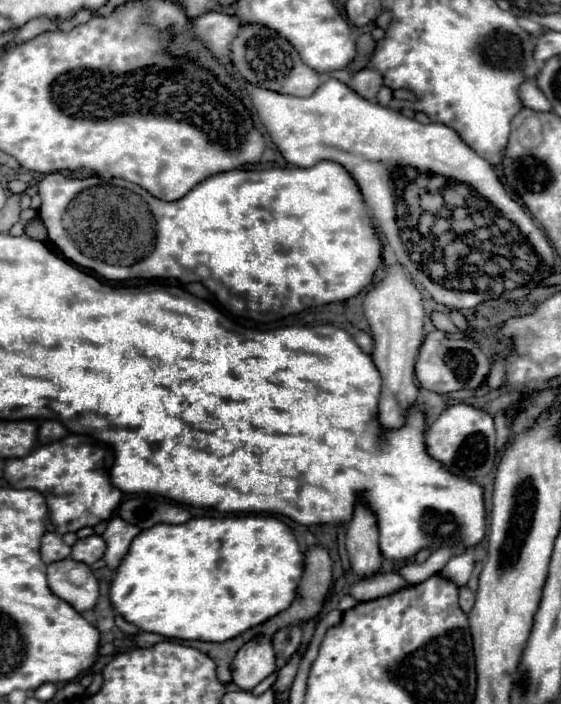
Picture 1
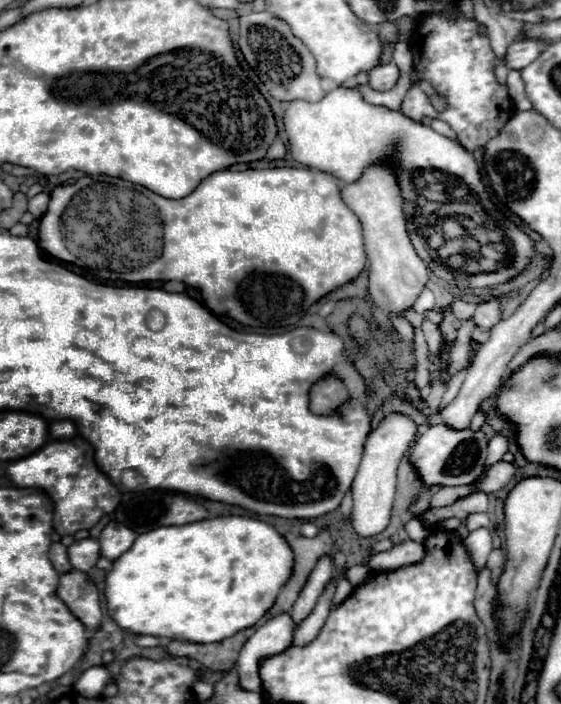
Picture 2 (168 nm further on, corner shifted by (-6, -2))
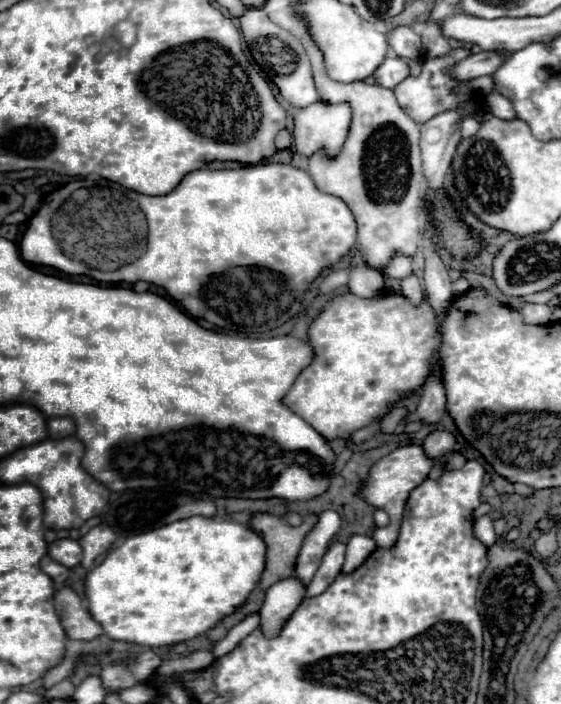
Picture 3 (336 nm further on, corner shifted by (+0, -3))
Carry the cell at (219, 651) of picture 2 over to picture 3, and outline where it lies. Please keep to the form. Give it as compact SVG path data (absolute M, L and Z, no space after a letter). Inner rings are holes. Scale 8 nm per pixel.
M257 512L257 514L253 514L253 518L251 518L251 530L255 530L255 532L265 540L265 544L267 544L265 570L263 570L261 580L257 582L255 590L251 592L251 596L249 596L233 614L225 616L225 618L221 620L221 624L217 624L217 626L209 632L209 638L211 638L213 642L219 642L219 640L227 634L227 630L233 628L239 620L243 620L249 612L257 612L257 610L261 608L263 600L265 600L265 592L269 590L269 586L273 586L277 580L283 580L283 578L293 576L293 572L295 572L295 560L297 560L301 542L303 542L303 538L305 538L305 534L313 528L315 522L317 522L317 516L315 516L315 514L305 516L305 518L303 518L303 524L299 524L299 526L289 526L289 524L285 524L281 518L277 518L277 516L273 516L273 514L267 514L267 512Z

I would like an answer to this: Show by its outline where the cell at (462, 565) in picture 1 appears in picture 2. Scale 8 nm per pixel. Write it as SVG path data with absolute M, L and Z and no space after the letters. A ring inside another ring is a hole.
M481 527L473 533L469 533L469 537L463 541L463 545L465 545L465 549L473 561L473 567L477 571L481 571L485 567L485 561L487 561L491 549L493 549L491 547L491 533L485 527Z

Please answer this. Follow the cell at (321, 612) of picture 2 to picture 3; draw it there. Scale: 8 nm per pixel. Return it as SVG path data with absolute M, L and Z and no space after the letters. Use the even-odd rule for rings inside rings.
M333 542L333 544L327 548L327 552L325 552L319 570L315 572L313 580L311 580L309 586L307 586L307 596L317 596L317 594L321 594L321 592L333 582L333 578L341 572L343 562L345 562L345 544Z

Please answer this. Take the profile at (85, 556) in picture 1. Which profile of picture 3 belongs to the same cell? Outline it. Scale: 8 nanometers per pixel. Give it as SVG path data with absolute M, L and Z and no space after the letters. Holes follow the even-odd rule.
M63 538L63 540L55 540L53 544L49 544L47 554L55 560L61 562L67 568L73 568L81 562L81 546L71 540L71 538Z

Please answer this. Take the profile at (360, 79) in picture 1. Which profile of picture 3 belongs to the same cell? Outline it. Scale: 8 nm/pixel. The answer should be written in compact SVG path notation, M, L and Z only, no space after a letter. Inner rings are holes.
M399 56L385 58L385 62L375 72L377 84L385 86L385 88L395 88L407 76L409 76L409 64Z

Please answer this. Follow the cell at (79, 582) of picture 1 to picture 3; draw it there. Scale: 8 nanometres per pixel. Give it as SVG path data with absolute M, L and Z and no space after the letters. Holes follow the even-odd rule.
M61 588L59 592L55 592L53 602L67 638L93 640L103 634L101 624L91 618L89 610L83 606L81 598L71 588Z

